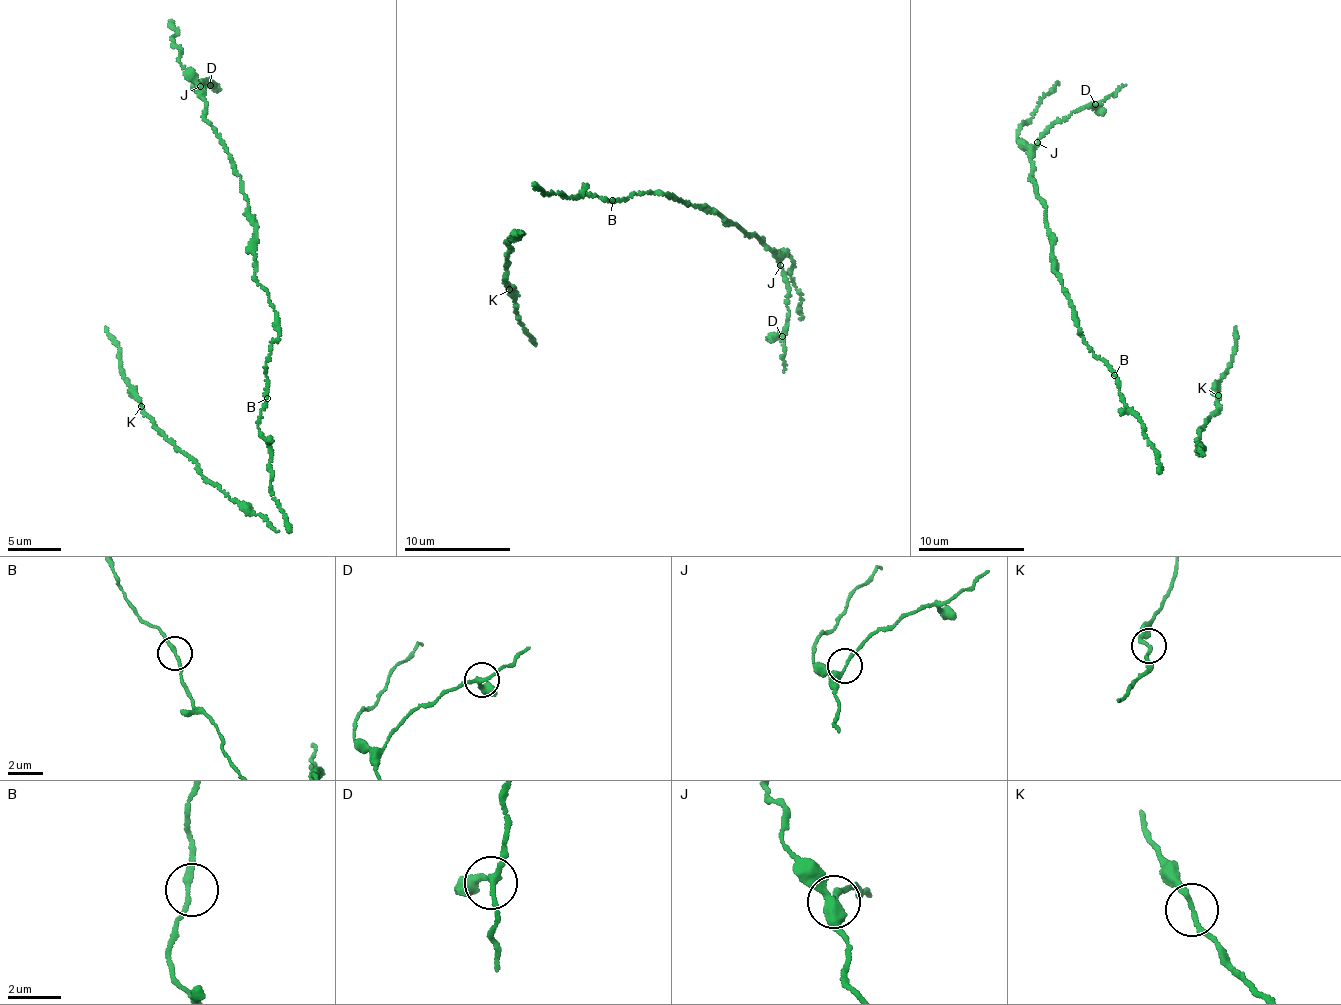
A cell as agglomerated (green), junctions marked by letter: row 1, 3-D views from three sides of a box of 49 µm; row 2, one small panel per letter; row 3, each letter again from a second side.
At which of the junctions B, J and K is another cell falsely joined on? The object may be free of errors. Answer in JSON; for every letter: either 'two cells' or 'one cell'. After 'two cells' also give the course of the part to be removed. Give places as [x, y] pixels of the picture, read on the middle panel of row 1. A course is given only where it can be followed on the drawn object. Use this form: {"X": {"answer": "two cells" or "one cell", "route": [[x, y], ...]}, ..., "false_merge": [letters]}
{"B": {"answer": "one cell"}, "J": {"answer": "one cell"}, "K": {"answer": "one cell"}, "false_merge": []}

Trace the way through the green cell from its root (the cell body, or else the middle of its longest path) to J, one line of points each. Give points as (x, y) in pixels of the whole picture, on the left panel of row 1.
J: (265, 397), (266, 362), (278, 336), (275, 311), (255, 274), (255, 217), (220, 134), (205, 121), (200, 87)

